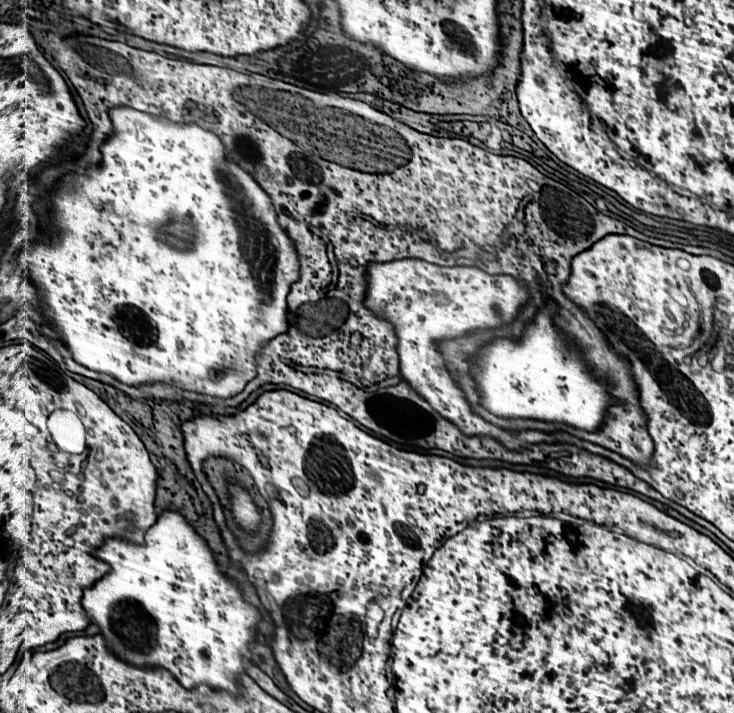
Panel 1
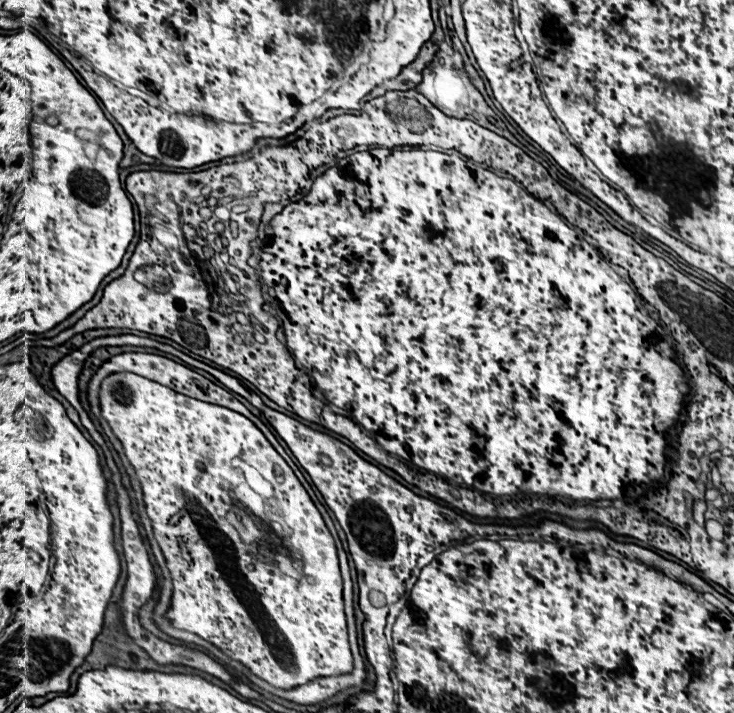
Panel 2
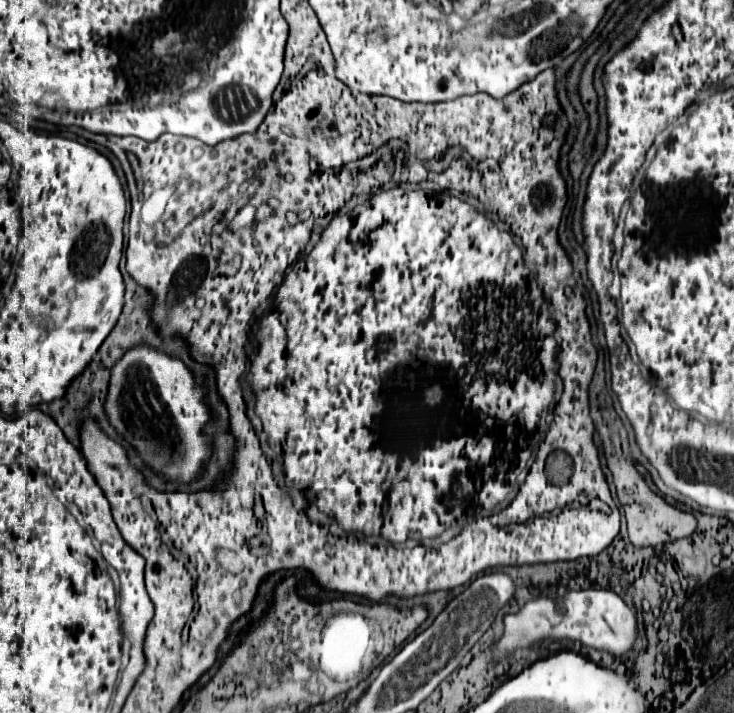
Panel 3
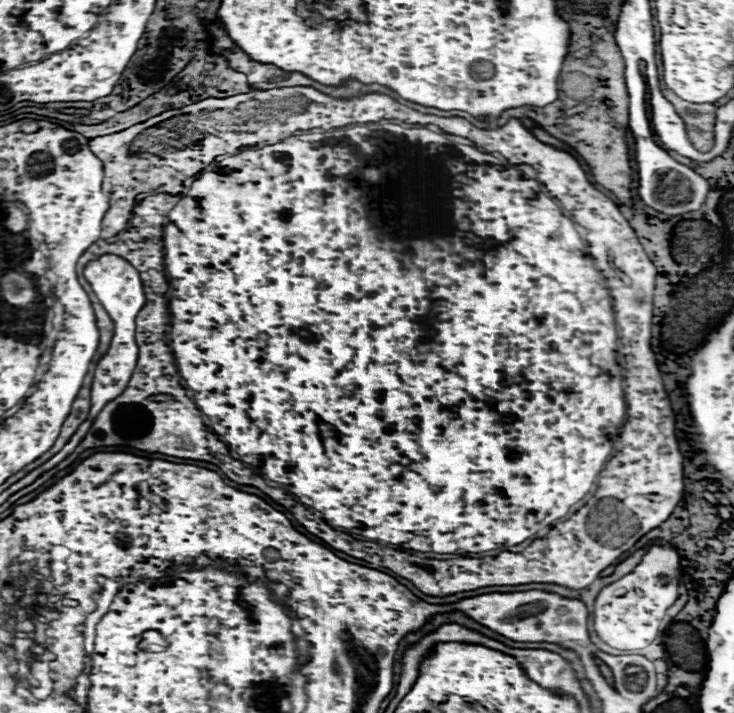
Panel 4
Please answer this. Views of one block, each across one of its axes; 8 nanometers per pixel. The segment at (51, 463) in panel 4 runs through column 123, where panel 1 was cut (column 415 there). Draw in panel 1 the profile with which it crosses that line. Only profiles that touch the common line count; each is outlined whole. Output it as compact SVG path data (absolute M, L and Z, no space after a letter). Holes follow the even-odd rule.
M404 258L392 262L370 262L366 266L366 294L364 306L376 316L394 326L398 338L400 374L408 386L420 394L442 418L458 426L464 436L488 436L498 440L512 452L524 450L532 444L568 442L568 434L544 434L544 432L506 432L484 422L470 410L462 390L446 372L444 360L436 342L462 336L476 328L496 328L502 322L512 322L518 316L518 308L526 302L528 290L522 288L512 276L492 276L472 266L434 266L418 258Z

